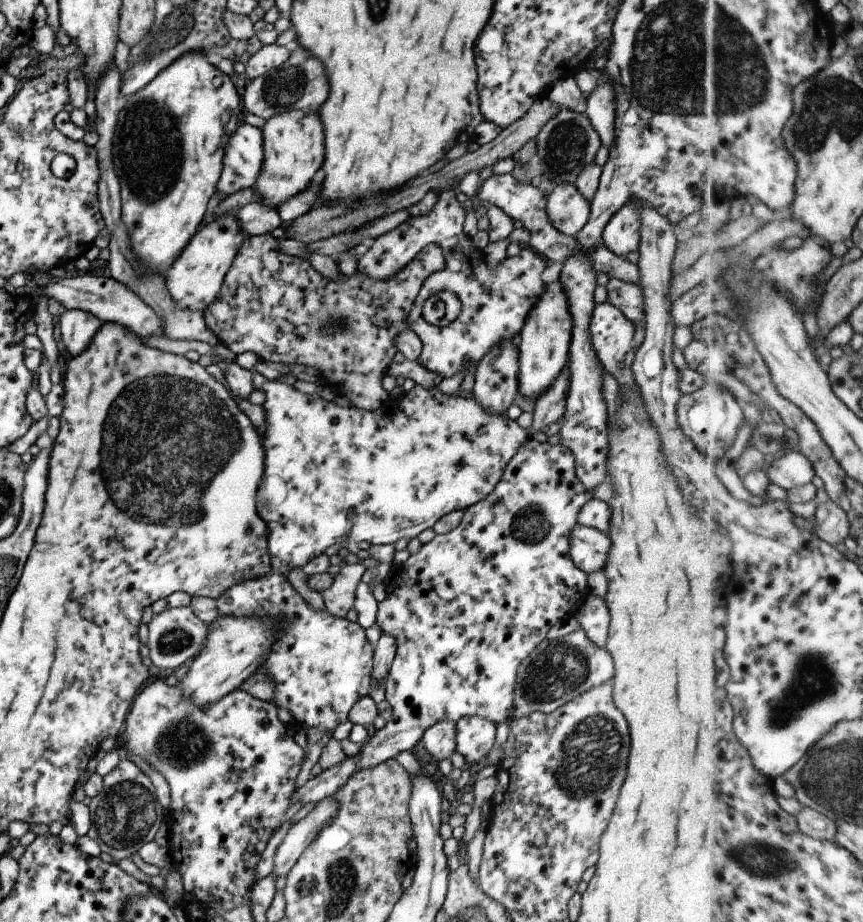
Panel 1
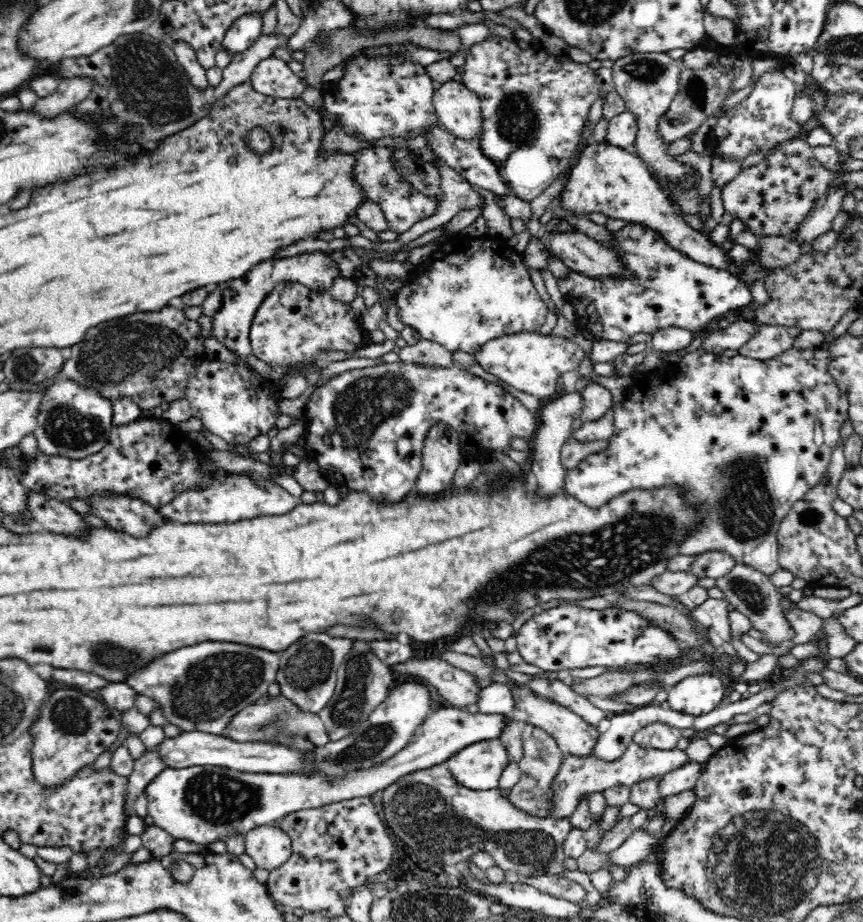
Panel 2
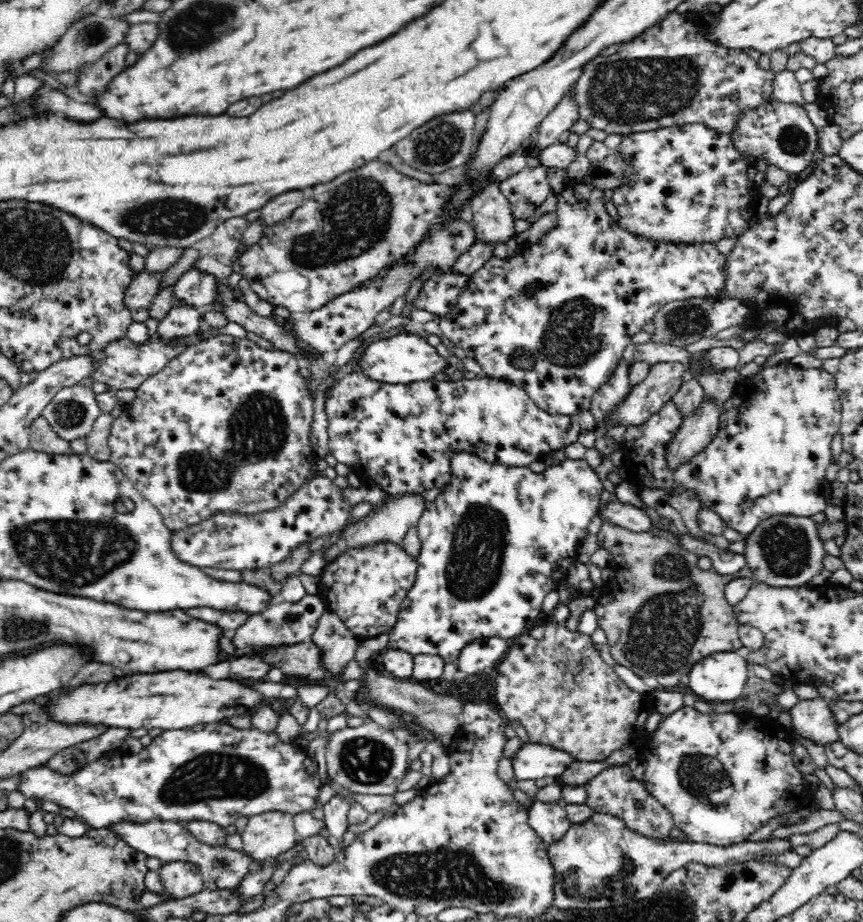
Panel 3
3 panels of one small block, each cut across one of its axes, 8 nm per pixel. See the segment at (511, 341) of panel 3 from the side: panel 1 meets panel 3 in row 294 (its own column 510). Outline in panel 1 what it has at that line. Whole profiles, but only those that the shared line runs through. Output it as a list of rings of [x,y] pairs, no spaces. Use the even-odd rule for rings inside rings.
[[[528,436],[525,442],[517,449],[517,452],[509,459],[503,472],[493,490],[483,500],[468,506],[462,513],[459,524],[450,532],[435,535],[434,538],[421,545],[419,551],[410,554],[407,560],[404,560],[398,567],[399,582],[397,590],[391,592],[391,596],[386,596],[378,602],[376,619],[374,624],[382,630],[383,635],[391,635],[394,638],[394,657],[388,668],[387,676],[383,680],[384,684],[384,701],[388,703],[391,709],[391,717],[385,725],[379,729],[371,730],[367,742],[362,744],[361,750],[355,756],[343,757],[343,760],[335,766],[330,766],[322,770],[315,777],[307,779],[307,782],[295,788],[290,797],[292,802],[300,802],[303,806],[307,802],[316,803],[325,797],[331,797],[332,794],[341,788],[345,781],[357,771],[374,767],[376,764],[394,759],[398,753],[403,750],[411,750],[413,745],[420,740],[423,731],[429,728],[434,722],[441,719],[452,720],[454,723],[461,717],[478,716],[489,719],[493,724],[496,722],[508,722],[512,716],[512,688],[514,687],[514,678],[516,677],[516,668],[519,663],[535,648],[541,640],[545,639],[547,630],[555,622],[563,621],[581,606],[582,602],[589,595],[587,589],[586,574],[579,570],[570,559],[569,535],[578,524],[578,512],[587,501],[587,494],[584,492],[581,481],[577,478],[574,471],[574,456],[571,451],[560,442],[549,444],[547,441],[538,442]]]

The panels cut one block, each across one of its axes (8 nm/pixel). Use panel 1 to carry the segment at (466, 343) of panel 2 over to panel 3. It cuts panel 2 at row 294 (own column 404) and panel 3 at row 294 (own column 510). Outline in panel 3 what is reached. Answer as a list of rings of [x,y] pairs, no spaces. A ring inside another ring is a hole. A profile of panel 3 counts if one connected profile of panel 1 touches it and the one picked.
[[[442,272],[432,275],[422,286],[415,302],[416,308],[438,314],[448,314],[454,308],[454,302],[462,288],[466,286],[468,277],[458,273]]]

